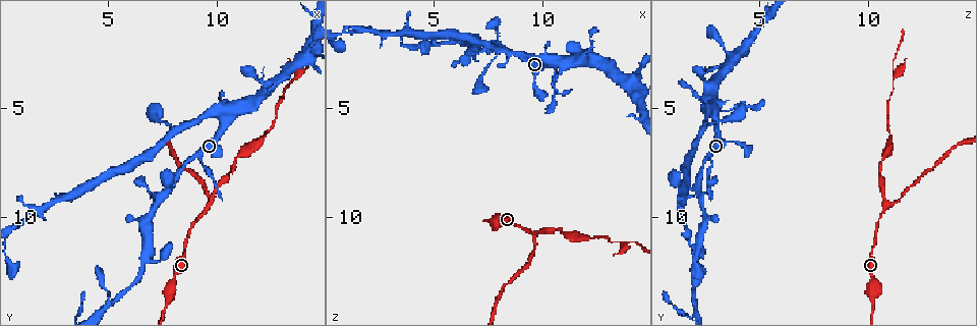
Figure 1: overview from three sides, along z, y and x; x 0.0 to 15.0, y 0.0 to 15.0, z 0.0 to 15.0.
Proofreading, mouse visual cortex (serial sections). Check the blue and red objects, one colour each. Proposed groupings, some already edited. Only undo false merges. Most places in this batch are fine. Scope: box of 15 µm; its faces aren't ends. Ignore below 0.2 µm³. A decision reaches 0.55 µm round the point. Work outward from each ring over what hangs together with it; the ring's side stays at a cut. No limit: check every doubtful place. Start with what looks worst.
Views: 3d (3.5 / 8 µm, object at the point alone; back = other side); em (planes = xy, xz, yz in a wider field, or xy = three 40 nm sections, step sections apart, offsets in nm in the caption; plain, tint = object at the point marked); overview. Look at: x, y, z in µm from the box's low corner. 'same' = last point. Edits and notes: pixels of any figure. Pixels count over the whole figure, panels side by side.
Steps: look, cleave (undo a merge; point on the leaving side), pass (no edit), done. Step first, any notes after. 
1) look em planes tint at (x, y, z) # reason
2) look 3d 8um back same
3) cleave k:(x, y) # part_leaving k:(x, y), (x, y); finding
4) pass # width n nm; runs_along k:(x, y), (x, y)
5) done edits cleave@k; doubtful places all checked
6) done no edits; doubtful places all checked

look 3d 3.5um back at (7.9, 8.6, 2.2) # a fork

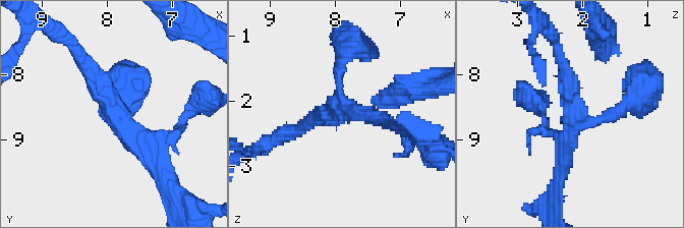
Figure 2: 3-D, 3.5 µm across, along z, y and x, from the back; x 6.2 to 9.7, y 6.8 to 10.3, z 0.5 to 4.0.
look em xy step 3 tint at (7.85, 8.55, 2.15)

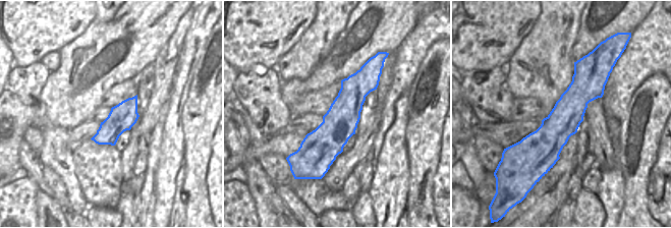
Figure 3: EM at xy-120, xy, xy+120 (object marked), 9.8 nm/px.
pass # one cell here

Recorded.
look 3d 3.5um at (9.6, 9.5, 10.8) # a narrow waist

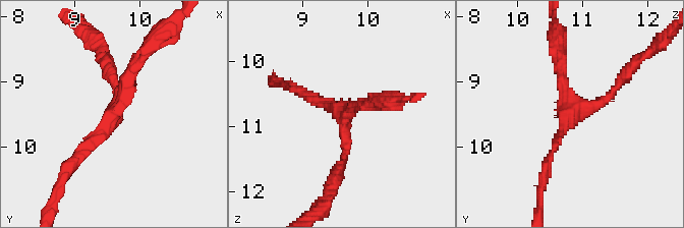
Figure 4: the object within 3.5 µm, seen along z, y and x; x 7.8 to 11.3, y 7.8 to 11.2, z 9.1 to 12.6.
look em xy step 3 tint at (9.65, 9.45, 10.75) # arms 3; arm_widths 150, 150, 200 nm; shape alone is not enough

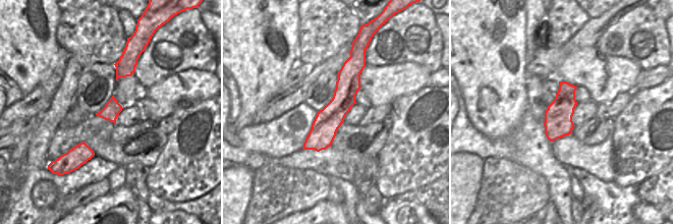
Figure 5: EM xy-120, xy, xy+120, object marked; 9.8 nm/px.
look em planes tint same

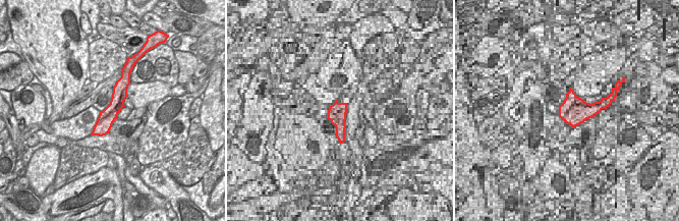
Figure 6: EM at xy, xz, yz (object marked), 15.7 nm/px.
pass # runs_along 4:(71, 162), (109, 125), (144, 53); one cell here

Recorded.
look em planes tint at (10.5, 5.2, 2.9) # calibre changes

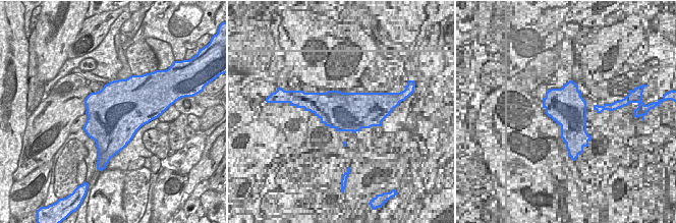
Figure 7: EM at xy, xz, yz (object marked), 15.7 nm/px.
look 3d 3.5um same

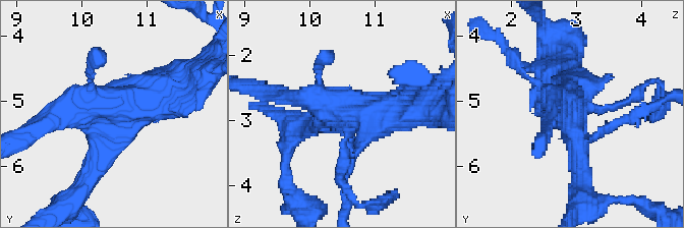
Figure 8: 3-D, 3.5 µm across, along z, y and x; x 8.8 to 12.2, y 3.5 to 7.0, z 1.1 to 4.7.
pass # runs_along 8:(88, 173), (110, 114), (172, 86); all the same cell

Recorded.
done no edits; doubtful places all checked

